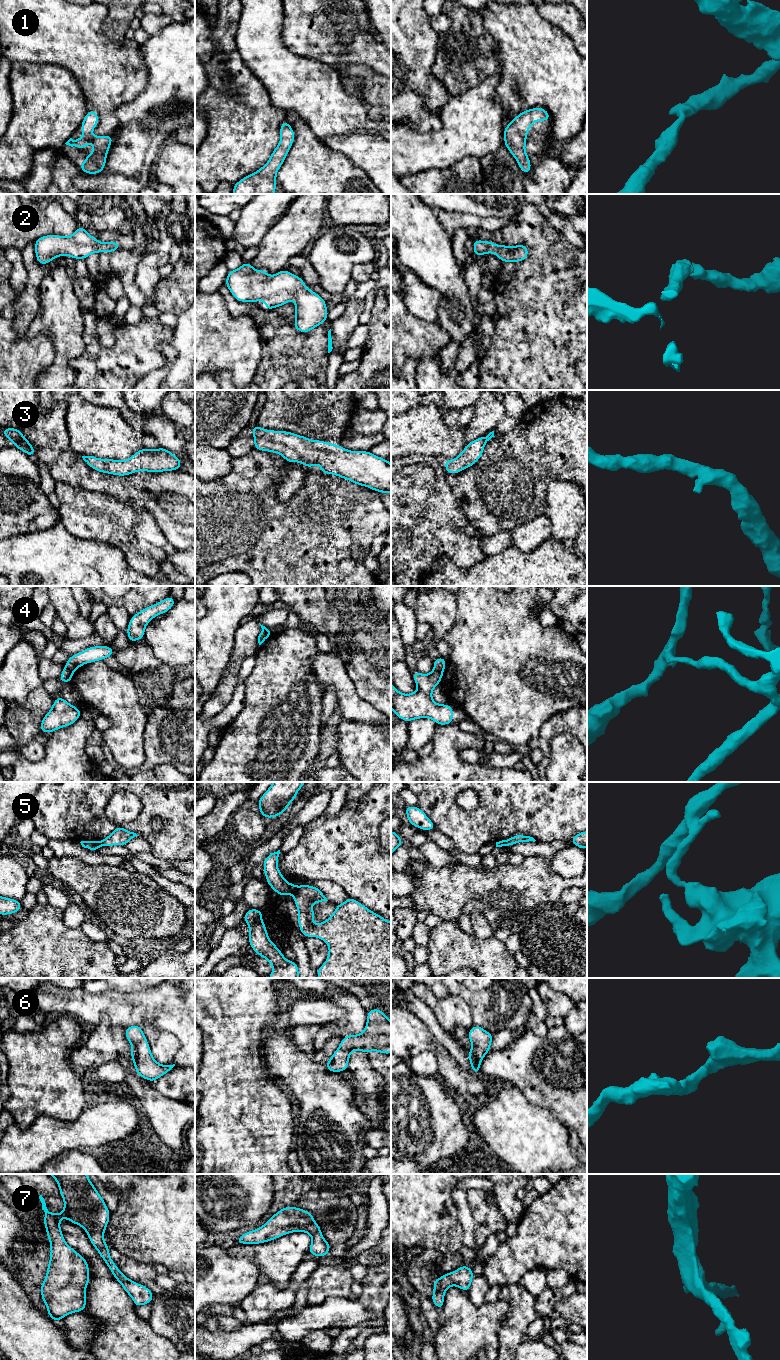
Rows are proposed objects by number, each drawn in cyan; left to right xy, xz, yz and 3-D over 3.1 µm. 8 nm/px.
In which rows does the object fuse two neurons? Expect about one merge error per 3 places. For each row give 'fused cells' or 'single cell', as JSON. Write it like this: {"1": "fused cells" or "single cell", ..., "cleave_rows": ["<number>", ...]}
{"1": "single cell", "2": "single cell", "3": "single cell", "4": "fused cells", "5": "fused cells", "6": "single cell", "7": "single cell", "cleave_rows": ["4", "5"]}

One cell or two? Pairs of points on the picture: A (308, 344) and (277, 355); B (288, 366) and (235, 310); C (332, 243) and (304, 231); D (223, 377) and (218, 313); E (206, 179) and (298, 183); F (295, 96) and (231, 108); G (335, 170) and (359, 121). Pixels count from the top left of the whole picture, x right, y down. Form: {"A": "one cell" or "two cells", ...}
{"A": "one cell", "B": "one cell", "C": "two cells", "D": "two cells", "E": "two cells", "F": "two cells", "G": "two cells"}

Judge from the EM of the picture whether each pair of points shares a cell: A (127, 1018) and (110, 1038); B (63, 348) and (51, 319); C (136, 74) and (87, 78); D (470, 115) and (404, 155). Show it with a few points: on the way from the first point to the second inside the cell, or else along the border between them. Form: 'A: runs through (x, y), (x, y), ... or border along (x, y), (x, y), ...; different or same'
A: border along (97, 1025), (106, 1014), (113, 1024), (124, 1027); different
B: runs through (63, 341), (63, 331), (58, 326); same
C: runs through (124, 74), (99, 74); same
D: runs through (454, 131), (434, 150), (420, 151); same

